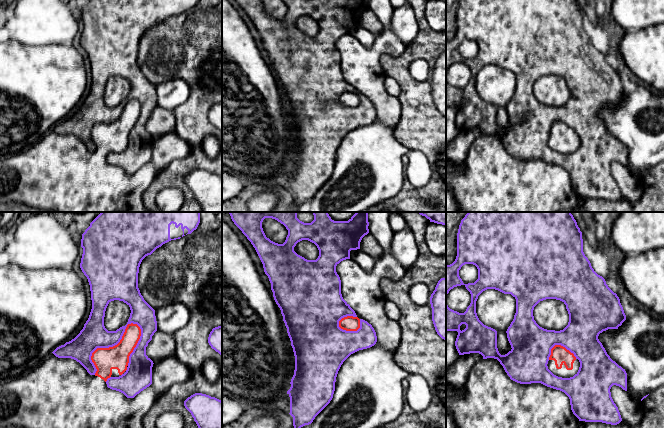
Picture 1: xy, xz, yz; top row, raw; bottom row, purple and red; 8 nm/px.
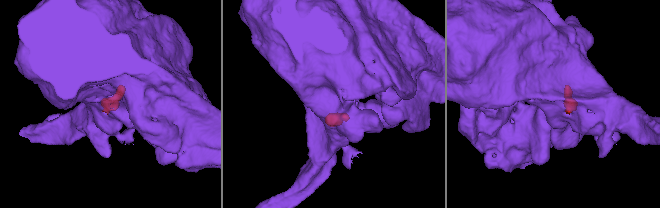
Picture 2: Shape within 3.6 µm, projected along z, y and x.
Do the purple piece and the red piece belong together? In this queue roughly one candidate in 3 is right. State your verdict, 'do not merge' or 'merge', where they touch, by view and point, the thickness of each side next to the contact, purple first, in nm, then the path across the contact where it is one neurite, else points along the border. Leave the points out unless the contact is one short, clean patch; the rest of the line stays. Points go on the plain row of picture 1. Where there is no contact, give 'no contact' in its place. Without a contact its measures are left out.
do not merge; contact xy (107, 123); calibres 220 and 190 nm

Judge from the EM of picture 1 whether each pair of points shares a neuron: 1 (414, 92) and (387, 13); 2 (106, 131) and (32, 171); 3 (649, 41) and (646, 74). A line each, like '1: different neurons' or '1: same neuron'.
1: different neurons
2: same neuron
3: same neuron

